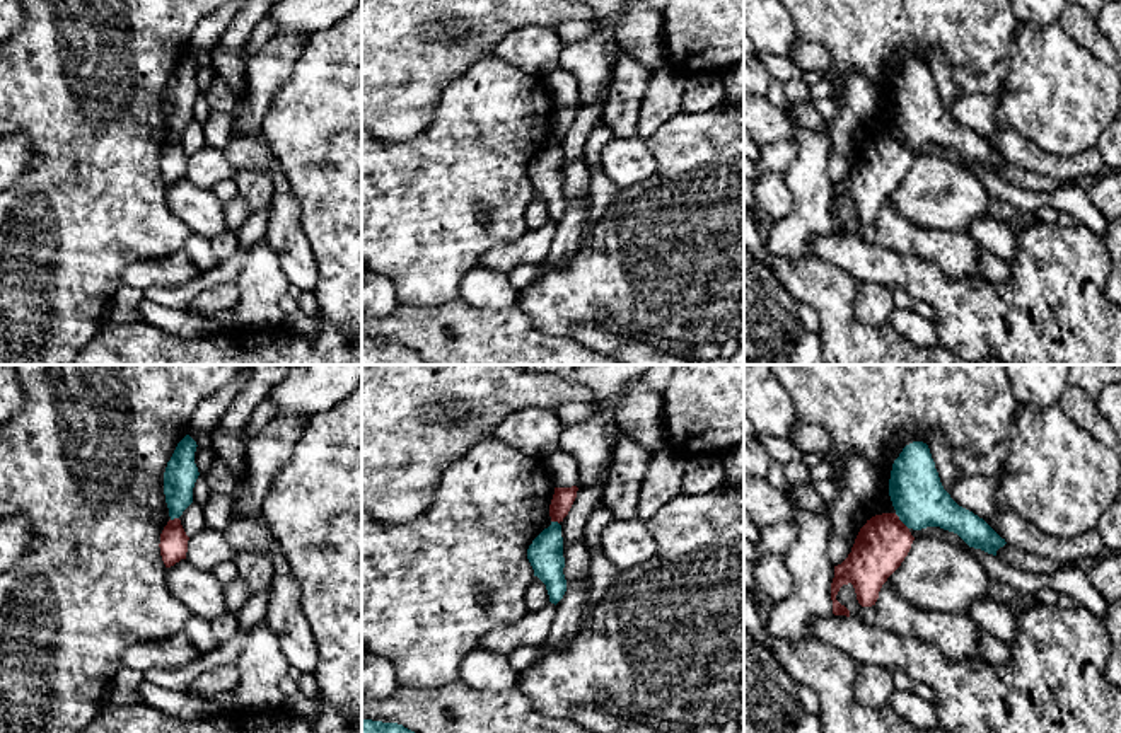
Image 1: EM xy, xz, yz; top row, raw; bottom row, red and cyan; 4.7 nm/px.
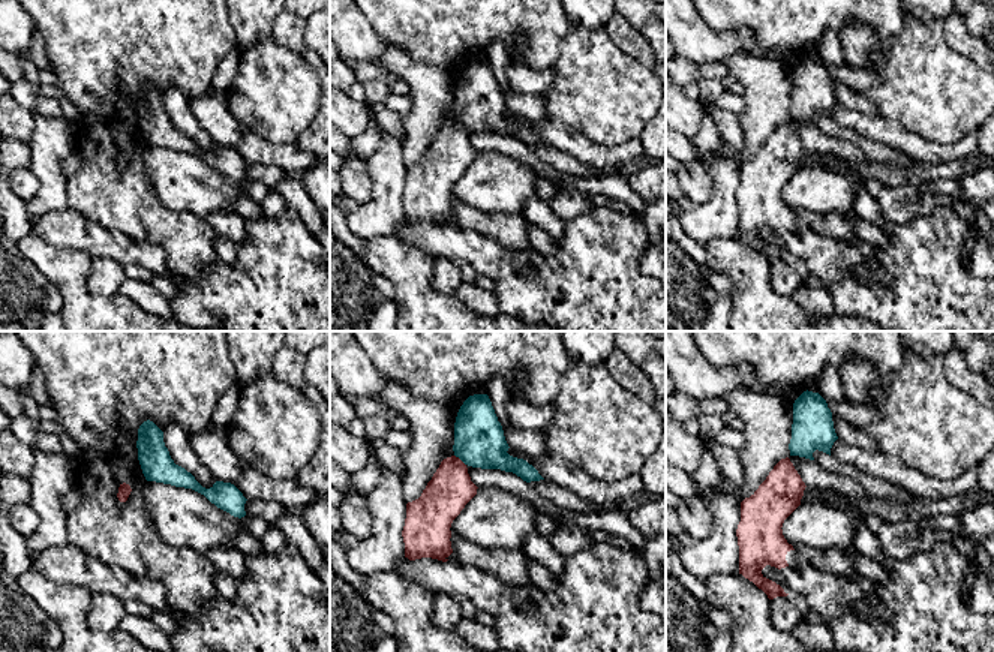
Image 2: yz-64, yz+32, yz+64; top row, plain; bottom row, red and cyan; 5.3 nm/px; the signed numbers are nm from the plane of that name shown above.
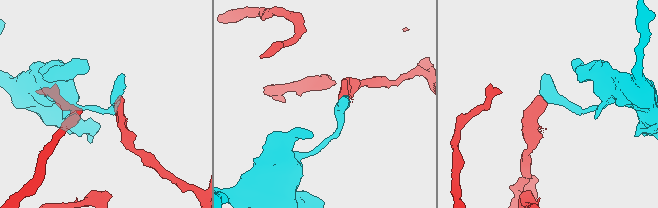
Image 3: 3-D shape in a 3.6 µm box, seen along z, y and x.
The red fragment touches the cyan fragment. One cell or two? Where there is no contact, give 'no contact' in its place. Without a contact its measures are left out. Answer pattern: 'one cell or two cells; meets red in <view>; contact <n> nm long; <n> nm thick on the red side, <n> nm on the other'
two cells; meets red in yz; contact 100 nm long; 240 nm thick on the red side, 260 nm on the other

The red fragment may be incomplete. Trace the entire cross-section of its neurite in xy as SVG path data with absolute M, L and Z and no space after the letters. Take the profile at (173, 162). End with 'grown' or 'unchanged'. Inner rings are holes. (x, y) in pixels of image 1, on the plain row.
M179 136L169 138L160 152L159 162L166 186L174 184L181 177L186 177L188 159L189 155L183 147L181 138Z | unchanged

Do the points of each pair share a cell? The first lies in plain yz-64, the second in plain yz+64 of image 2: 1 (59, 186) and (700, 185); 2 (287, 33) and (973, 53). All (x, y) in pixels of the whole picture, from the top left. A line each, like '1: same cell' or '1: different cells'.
1: different cells
2: same cell

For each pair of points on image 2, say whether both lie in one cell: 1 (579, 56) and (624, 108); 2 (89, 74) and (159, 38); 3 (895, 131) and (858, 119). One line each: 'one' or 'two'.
1: one
2: one
3: one

